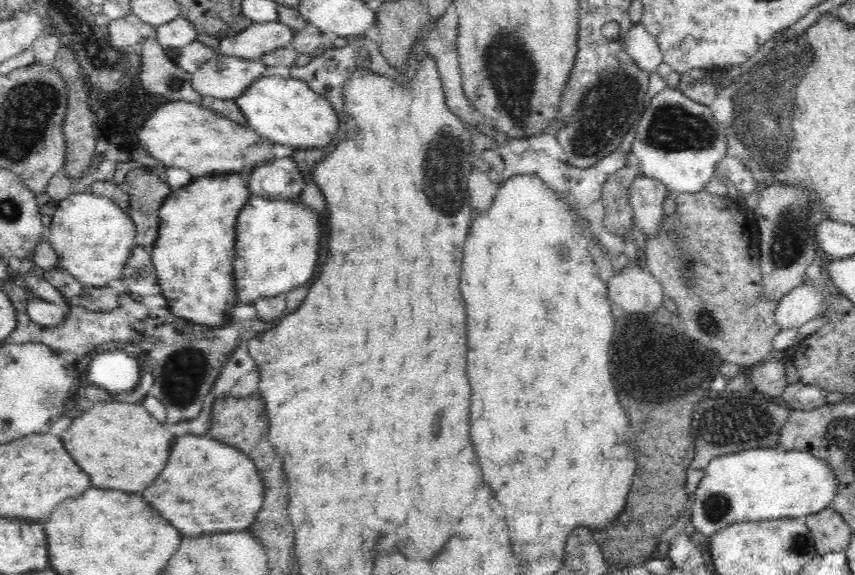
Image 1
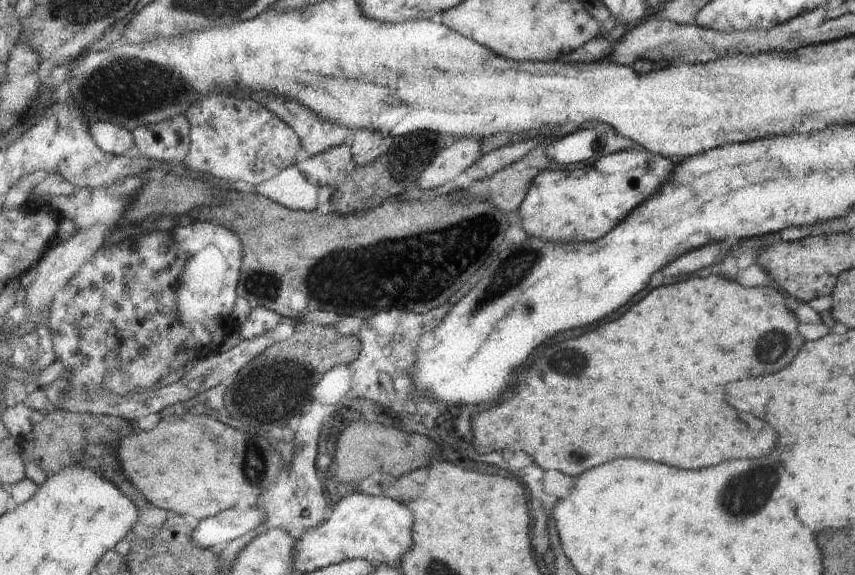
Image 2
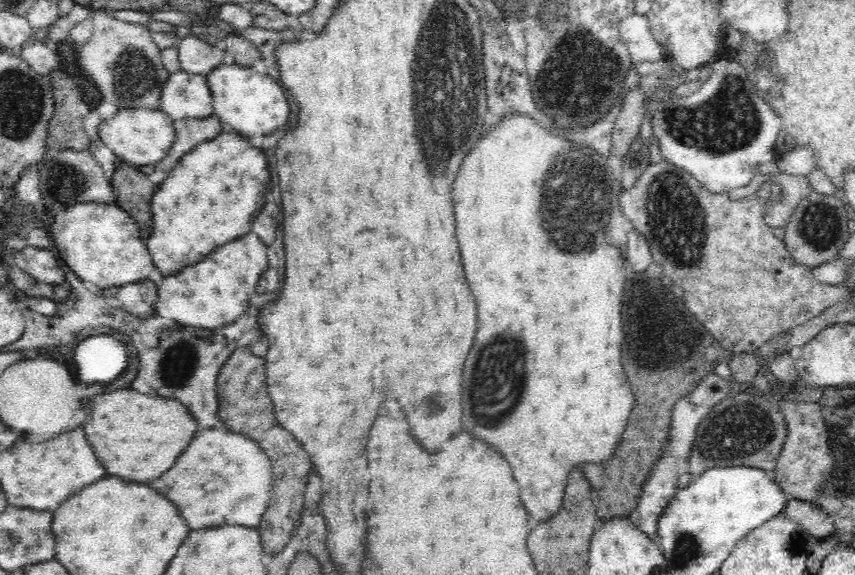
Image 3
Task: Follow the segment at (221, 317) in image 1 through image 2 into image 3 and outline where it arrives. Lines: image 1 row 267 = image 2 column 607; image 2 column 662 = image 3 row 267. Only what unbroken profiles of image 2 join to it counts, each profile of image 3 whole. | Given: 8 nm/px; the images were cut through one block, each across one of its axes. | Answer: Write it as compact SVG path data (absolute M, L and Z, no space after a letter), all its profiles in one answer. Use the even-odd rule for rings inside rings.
M224 133L212 140L200 143L192 152L188 152L172 170L168 178L160 183L160 190L151 198L152 233L148 242L148 252L154 260L155 268L162 276L174 276L186 266L202 262L208 254L228 244L240 232L248 232L252 218L264 206L264 190L268 182L268 170L264 164L264 154L250 144L249 139L236 133Z

